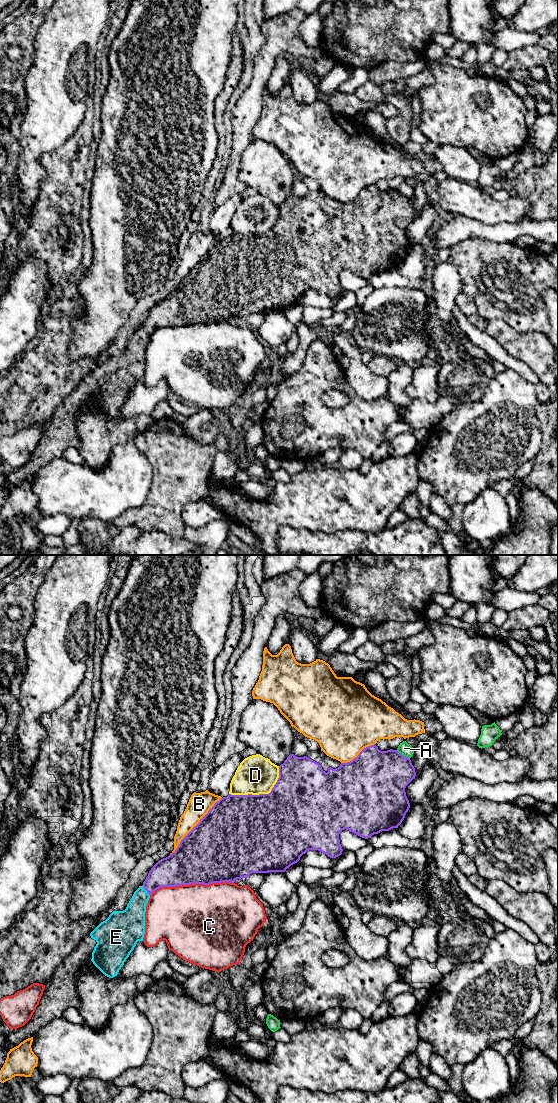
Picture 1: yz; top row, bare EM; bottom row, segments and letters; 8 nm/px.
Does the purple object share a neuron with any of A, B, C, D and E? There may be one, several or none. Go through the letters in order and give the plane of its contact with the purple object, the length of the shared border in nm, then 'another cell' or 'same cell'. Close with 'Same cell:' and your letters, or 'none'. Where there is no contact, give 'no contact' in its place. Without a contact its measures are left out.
A: yz | 130 nm | another cell
B: yz | 600 nm | another cell
C: yz | 700 nm | another cell
D: yz | 460 nm | another cell
E: yz | 110 nm | same cell
Same cell: E

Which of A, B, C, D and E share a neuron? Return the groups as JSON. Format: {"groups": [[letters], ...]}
{"groups": [["A", "C"], ["B"], ["D"], ["E"]]}

